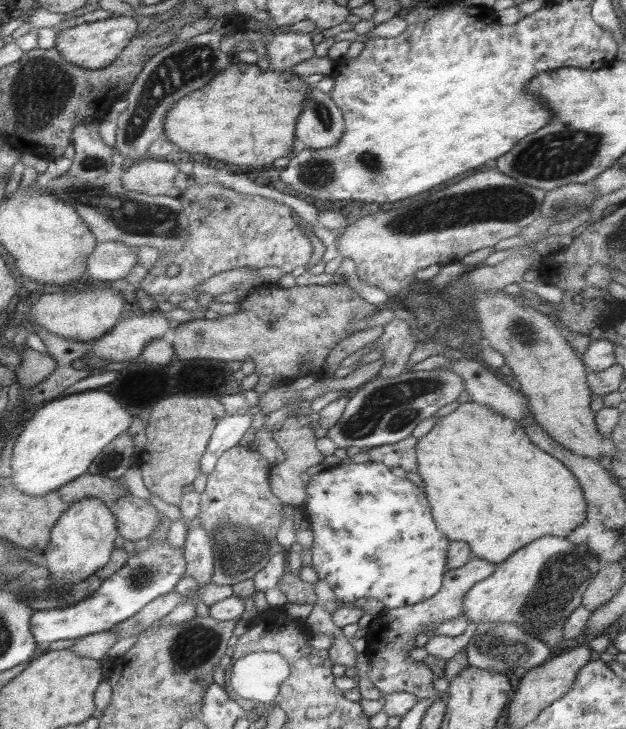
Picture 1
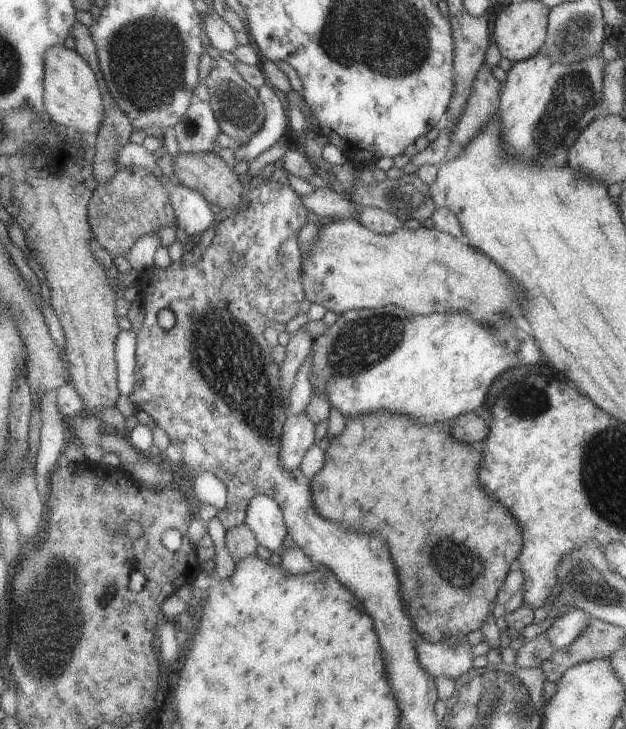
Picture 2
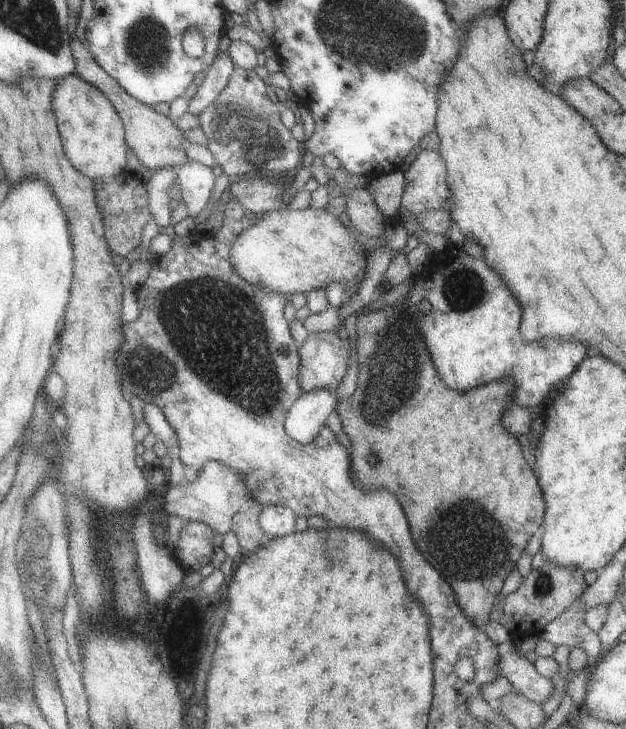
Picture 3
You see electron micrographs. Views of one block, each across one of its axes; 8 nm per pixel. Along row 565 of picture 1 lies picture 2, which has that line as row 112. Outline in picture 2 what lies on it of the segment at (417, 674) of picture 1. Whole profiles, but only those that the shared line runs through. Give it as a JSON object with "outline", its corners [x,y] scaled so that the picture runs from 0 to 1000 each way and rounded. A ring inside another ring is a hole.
{"outline":[[[772,88],[759,102],[738,159],[719,180],[719,192],[727,189],[740,204],[776,167],[791,159],[800,123],[802,117],[788,107],[783,95]]]}

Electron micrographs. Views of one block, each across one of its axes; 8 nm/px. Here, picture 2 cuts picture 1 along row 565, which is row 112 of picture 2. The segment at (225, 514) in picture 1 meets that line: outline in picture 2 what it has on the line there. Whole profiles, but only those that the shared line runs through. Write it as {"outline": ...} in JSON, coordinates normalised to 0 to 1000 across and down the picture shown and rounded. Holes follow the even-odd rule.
{"outline":[[[351,78],[340,82],[327,115],[334,129],[332,143],[343,165],[347,165],[351,181],[372,192],[379,192],[383,200],[396,198],[398,192],[417,177],[425,159],[423,148],[414,136],[412,123],[398,118],[374,91]]]}

